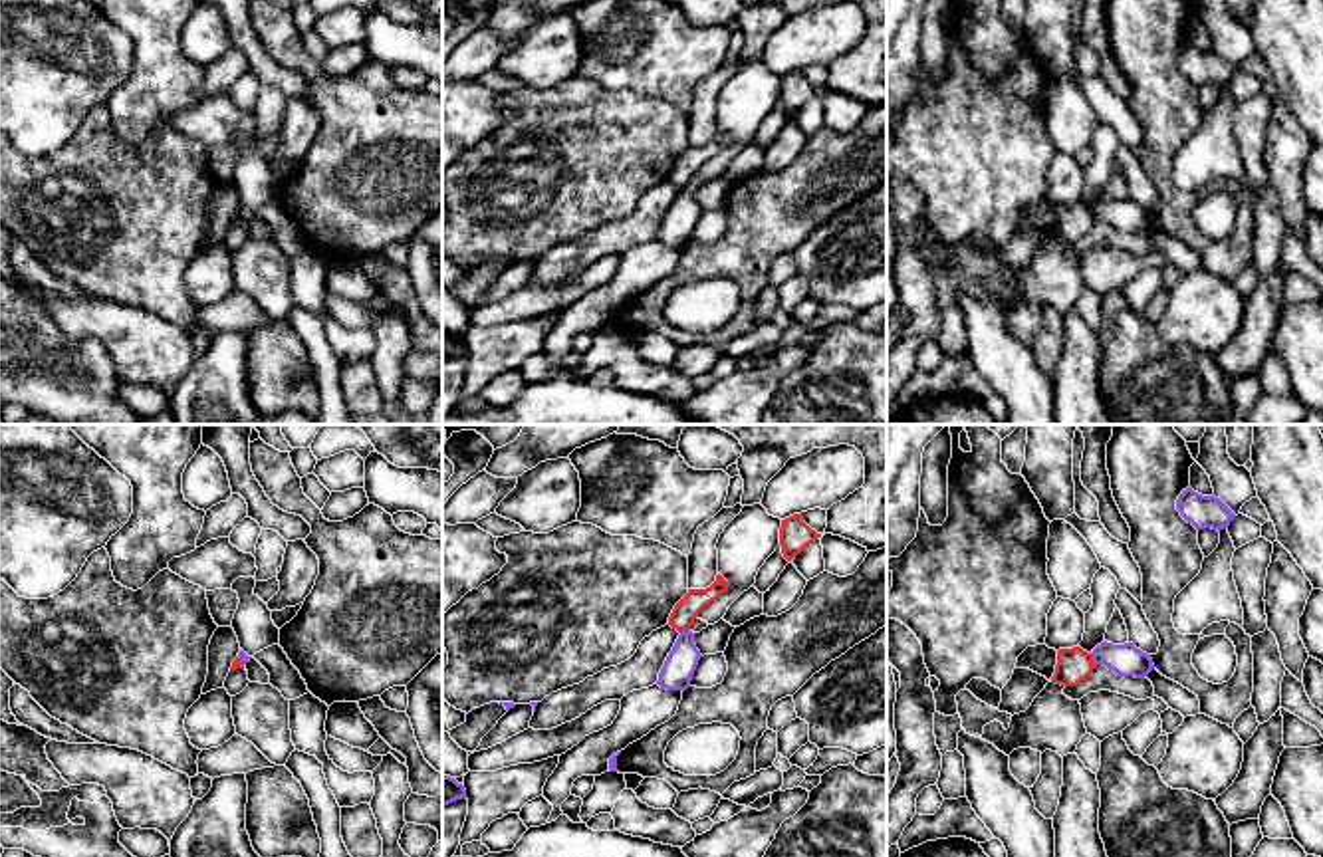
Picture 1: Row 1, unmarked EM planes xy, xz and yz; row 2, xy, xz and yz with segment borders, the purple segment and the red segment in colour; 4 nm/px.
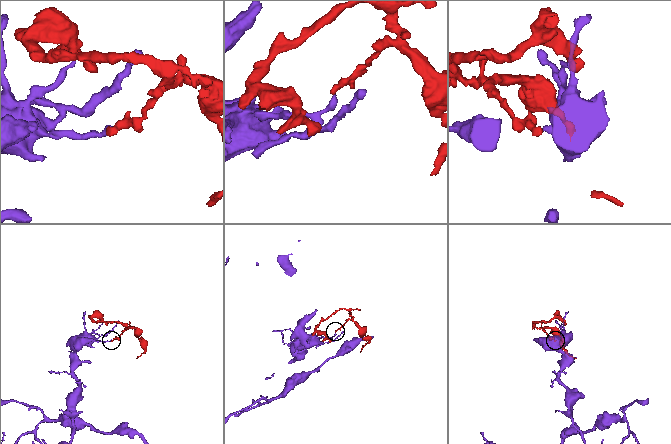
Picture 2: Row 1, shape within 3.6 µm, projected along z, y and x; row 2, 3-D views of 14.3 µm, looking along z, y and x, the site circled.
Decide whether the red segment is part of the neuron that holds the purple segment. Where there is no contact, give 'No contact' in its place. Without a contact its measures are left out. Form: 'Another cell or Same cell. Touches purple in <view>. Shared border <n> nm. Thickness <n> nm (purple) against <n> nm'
Another cell. Touches purple in yz. Shared border 60 nm. Thickness 130 nm (purple) against 140 nm

